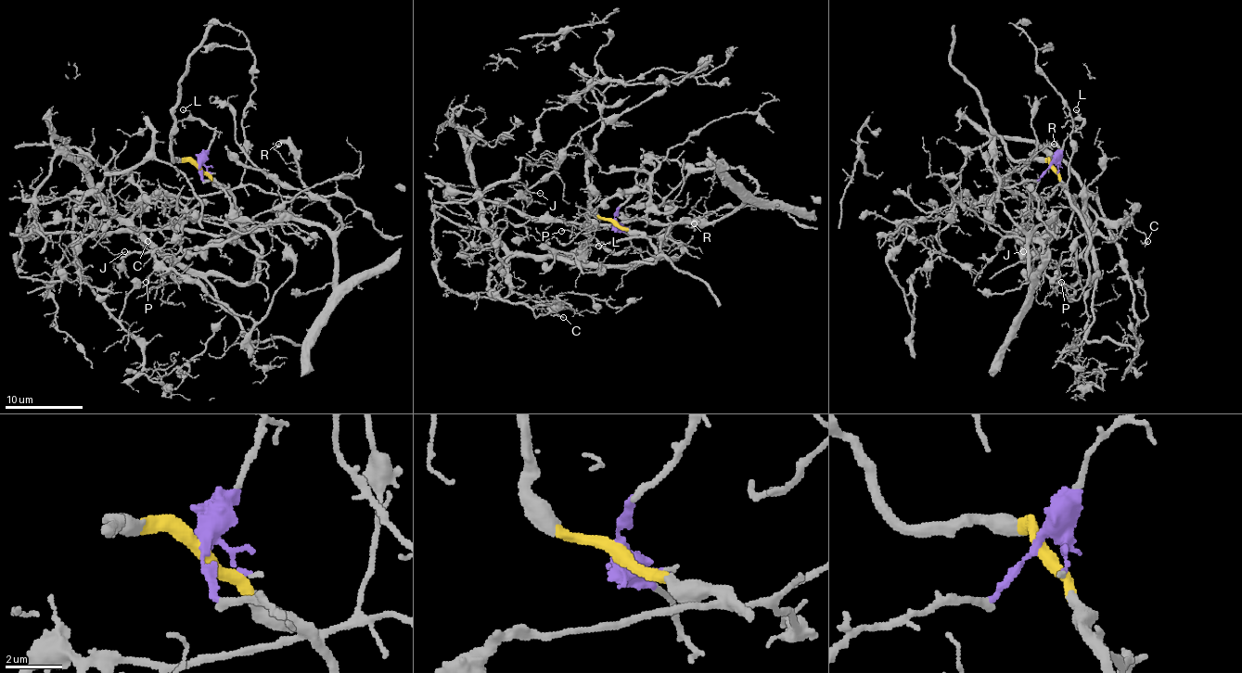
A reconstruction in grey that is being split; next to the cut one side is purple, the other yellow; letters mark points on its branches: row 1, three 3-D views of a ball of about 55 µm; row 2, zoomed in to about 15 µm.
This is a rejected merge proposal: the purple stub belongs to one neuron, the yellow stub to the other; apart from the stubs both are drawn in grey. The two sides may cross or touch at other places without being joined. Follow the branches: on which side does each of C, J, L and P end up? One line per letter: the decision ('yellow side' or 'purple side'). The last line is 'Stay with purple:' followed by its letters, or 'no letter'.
C: yellow side
J: yellow side
L: purple side
P: yellow side
Stay with purple: L

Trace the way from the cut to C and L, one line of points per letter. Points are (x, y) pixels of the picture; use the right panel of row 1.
C: (1050, 166), (1073, 197), (1082, 197), (1082, 215), (1087, 219), (1084, 205), (1104, 219), (1132, 219), (1147, 240)
L: (1050, 164), (1063, 141), (1082, 123), (1075, 110)

